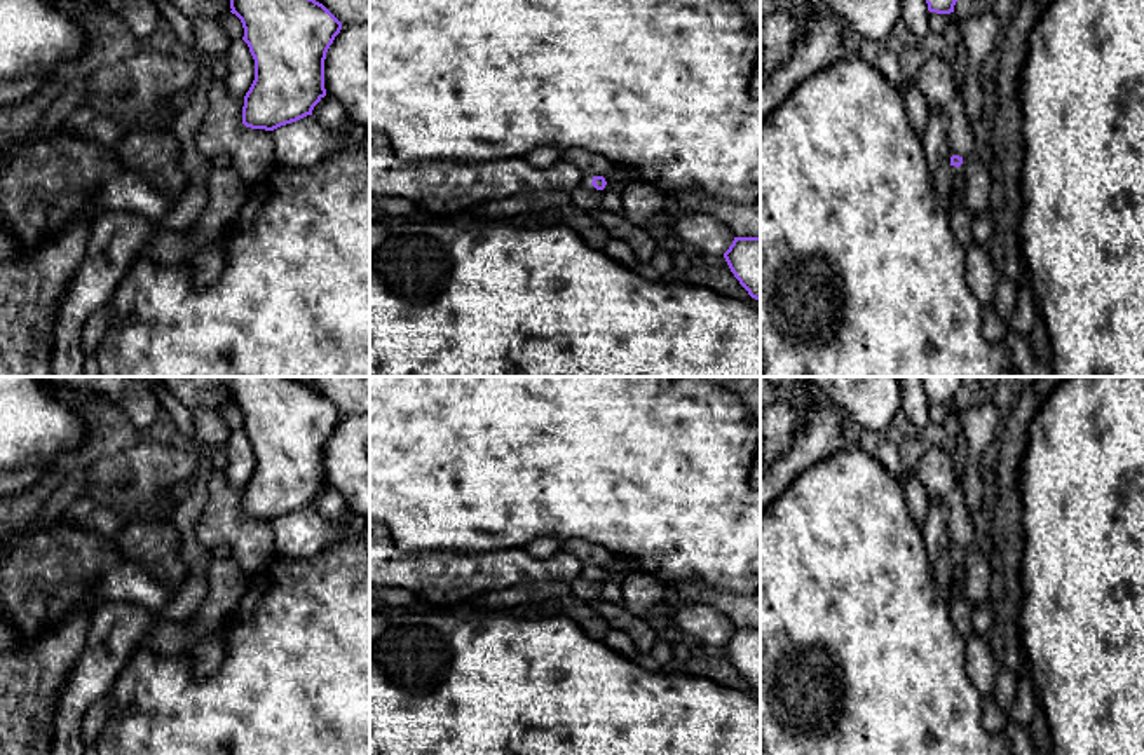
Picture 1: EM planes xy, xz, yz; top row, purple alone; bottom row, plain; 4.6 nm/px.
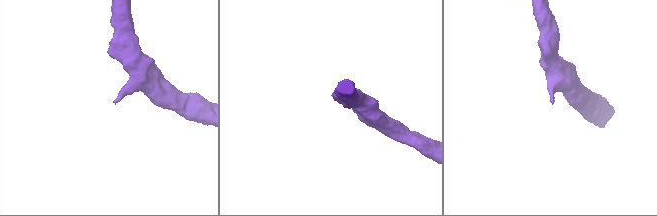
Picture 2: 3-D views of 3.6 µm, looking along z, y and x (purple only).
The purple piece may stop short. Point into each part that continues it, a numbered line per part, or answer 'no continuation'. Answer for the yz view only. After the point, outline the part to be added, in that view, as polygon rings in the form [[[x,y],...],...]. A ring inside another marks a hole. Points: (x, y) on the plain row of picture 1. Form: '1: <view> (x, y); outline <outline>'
1: yz (958, 564); outline [[[963,549],[963,554],[959,558],[950,556],[950,560],[952,560],[952,579],[957,584],[964,584],[964,581],[966,581],[966,554],[964,554],[964,549]]]

